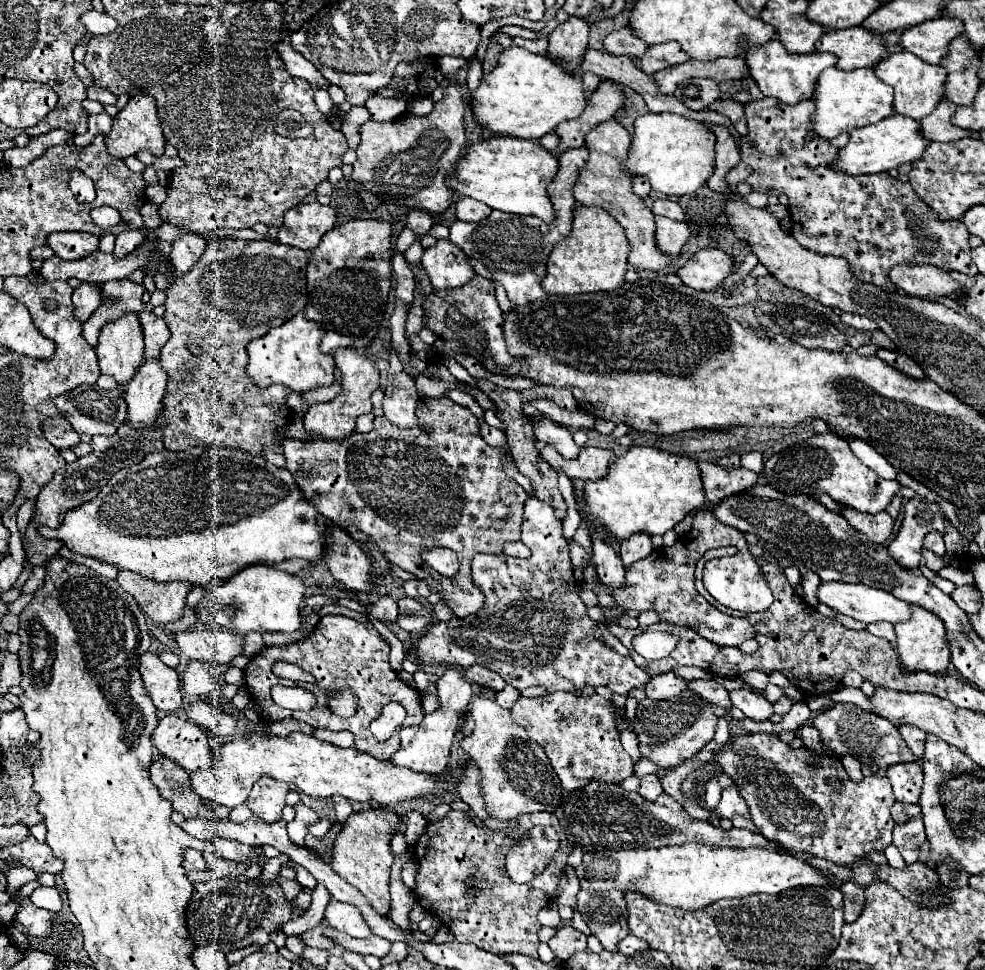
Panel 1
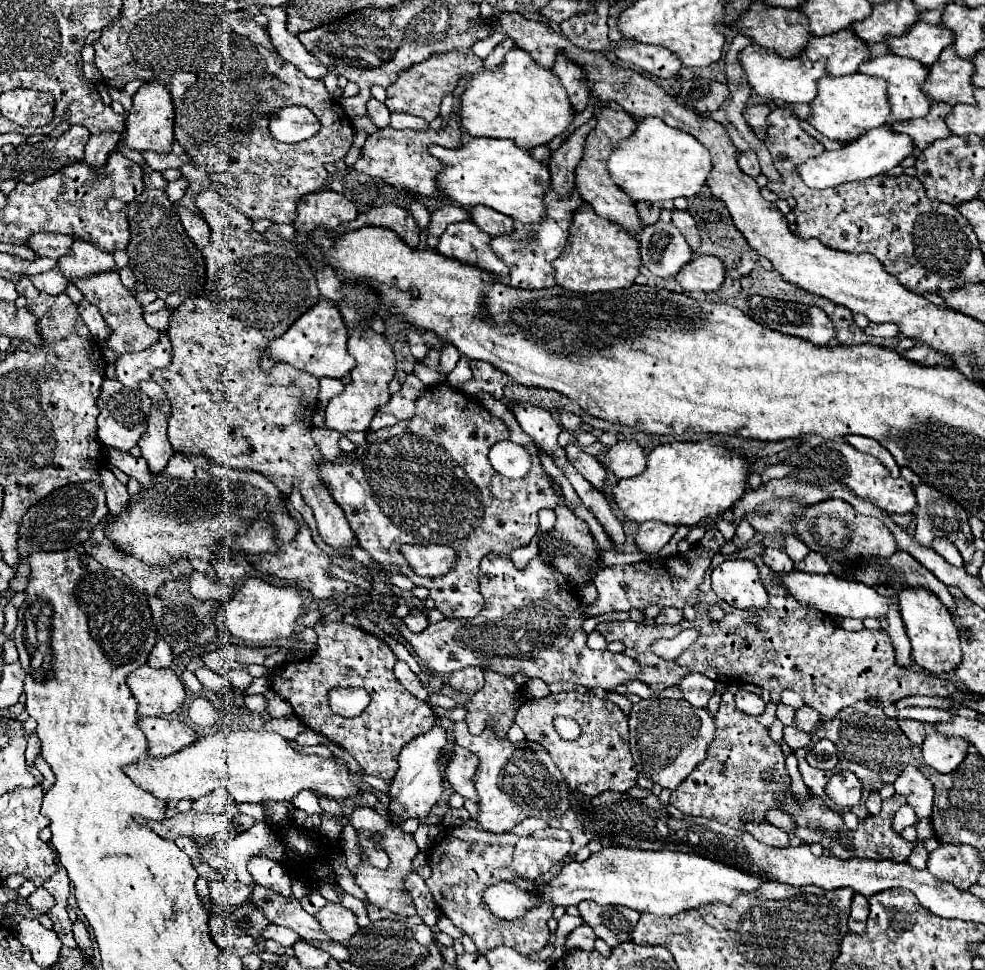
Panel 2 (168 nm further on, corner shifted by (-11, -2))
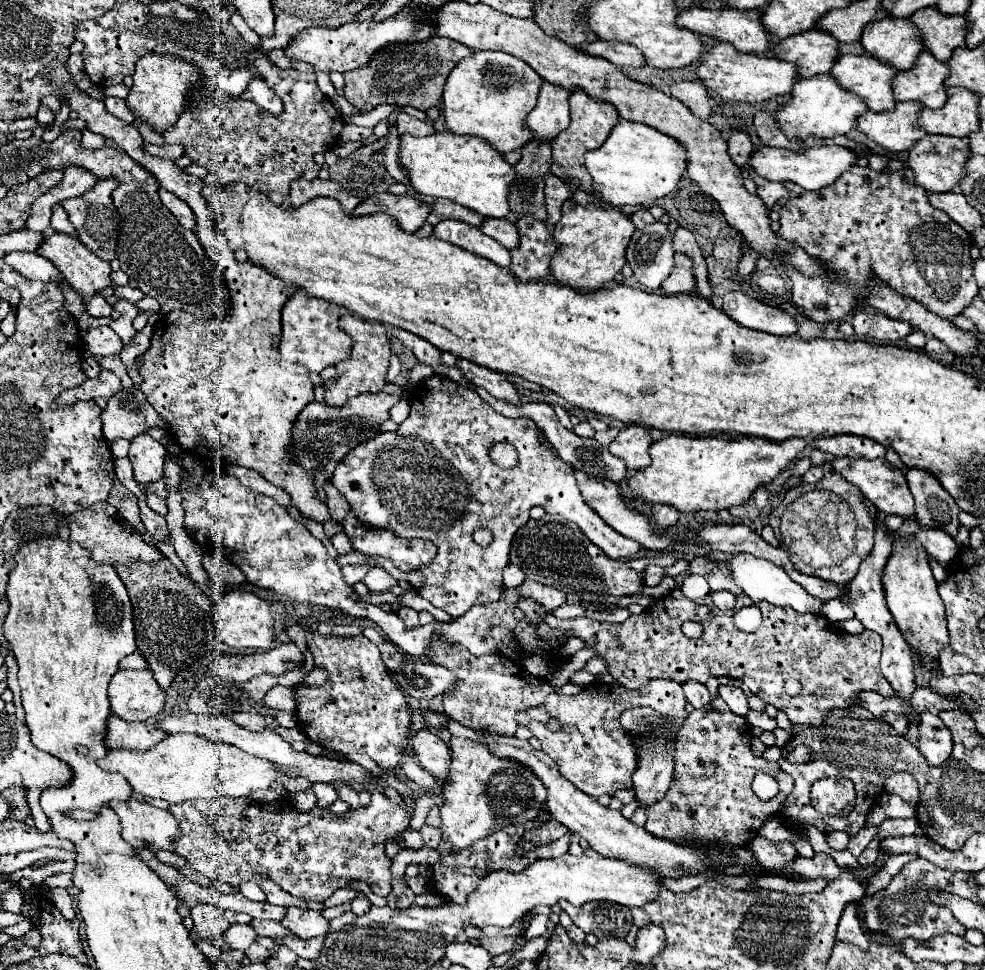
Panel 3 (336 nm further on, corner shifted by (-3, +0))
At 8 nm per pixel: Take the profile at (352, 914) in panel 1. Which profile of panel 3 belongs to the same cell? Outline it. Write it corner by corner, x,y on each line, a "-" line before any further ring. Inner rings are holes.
288,908
282,924
302,940
326,936
330,930
330,922
322,916
322,912
310,908

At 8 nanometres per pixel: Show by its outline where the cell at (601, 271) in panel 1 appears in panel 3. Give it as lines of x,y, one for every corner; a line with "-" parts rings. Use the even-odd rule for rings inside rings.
566,200
562,204
562,218
554,226
554,238
556,238
558,250
554,252
554,258
550,262
552,276
560,284
570,286
580,292
596,292
598,288
606,288
614,280
614,276
622,270
622,266
626,264
626,246
628,246
634,230
636,228
630,222
630,218
624,216
618,208
598,208
594,204
580,206
572,200

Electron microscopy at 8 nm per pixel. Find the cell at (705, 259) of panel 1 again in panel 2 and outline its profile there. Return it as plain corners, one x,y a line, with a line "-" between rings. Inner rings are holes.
698,256
682,266
676,274
676,282
684,288
684,292
712,292
722,286
724,276
726,268
716,256

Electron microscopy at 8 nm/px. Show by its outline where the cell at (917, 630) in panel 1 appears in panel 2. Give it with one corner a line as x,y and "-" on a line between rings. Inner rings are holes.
906,586
898,590
898,598
900,598
900,614
906,624
908,638
912,642
912,660
920,668
932,674
954,670
954,666
958,666
960,662
962,652
960,652
960,636
958,636
958,630
952,622
952,614
948,612
948,608
928,588

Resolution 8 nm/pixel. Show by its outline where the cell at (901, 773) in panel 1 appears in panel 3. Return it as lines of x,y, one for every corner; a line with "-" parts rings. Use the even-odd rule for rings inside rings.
896,772
896,774
892,774
886,780
884,788
886,788
888,794
900,796
910,806
916,806
918,804
918,784
916,784
914,776
910,776
908,772

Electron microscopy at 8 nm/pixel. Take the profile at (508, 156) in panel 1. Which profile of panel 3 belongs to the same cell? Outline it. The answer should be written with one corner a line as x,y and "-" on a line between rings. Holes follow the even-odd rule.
436,132
424,138
402,136
400,160
418,194
454,200
488,218
506,218
510,214
508,190
514,182
516,166
508,164
492,144
484,144
478,136
458,136
452,132

